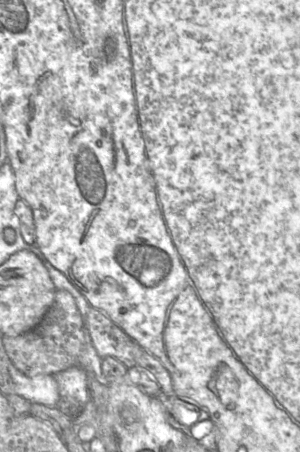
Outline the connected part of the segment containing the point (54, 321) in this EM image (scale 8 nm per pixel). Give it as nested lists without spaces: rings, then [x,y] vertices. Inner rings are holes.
[[[56,290],[52,306],[31,331],[18,336],[2,336],[5,351],[14,366],[28,377],[53,375],[76,366],[84,347],[84,321],[75,299],[65,290]]]

